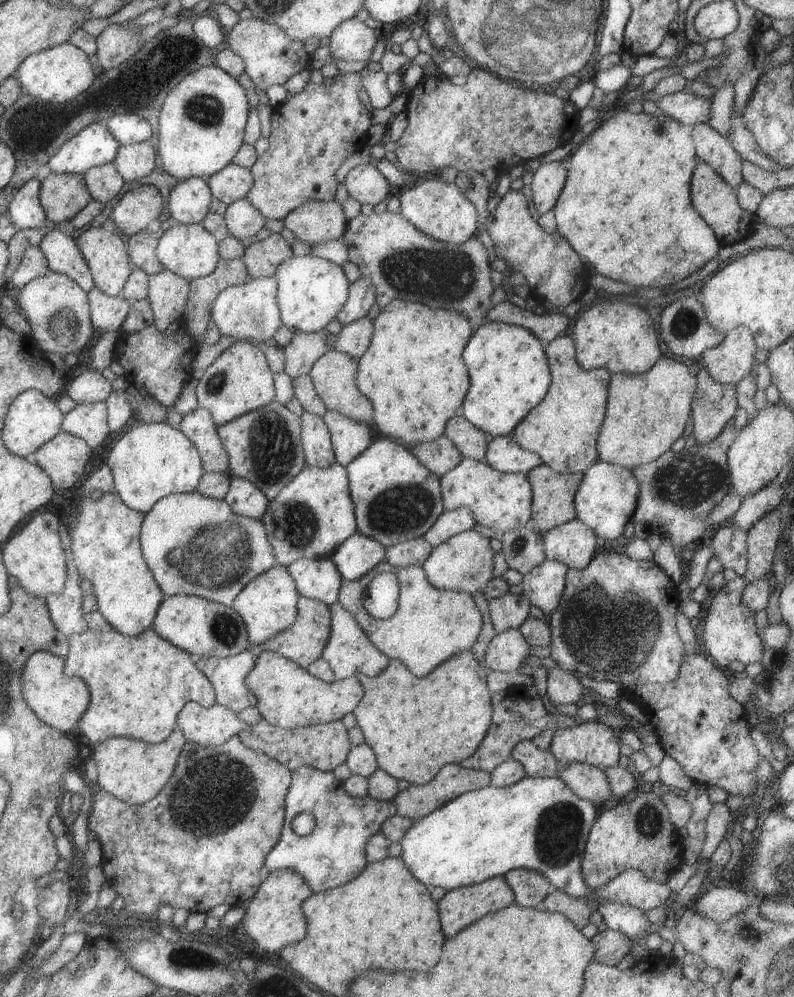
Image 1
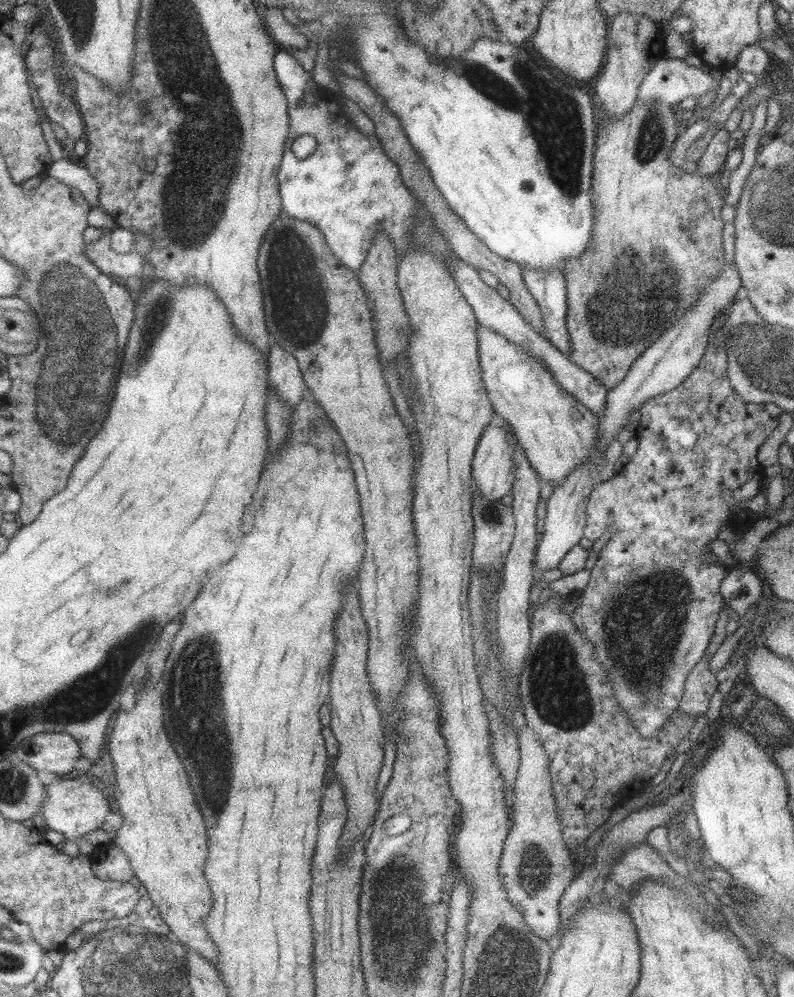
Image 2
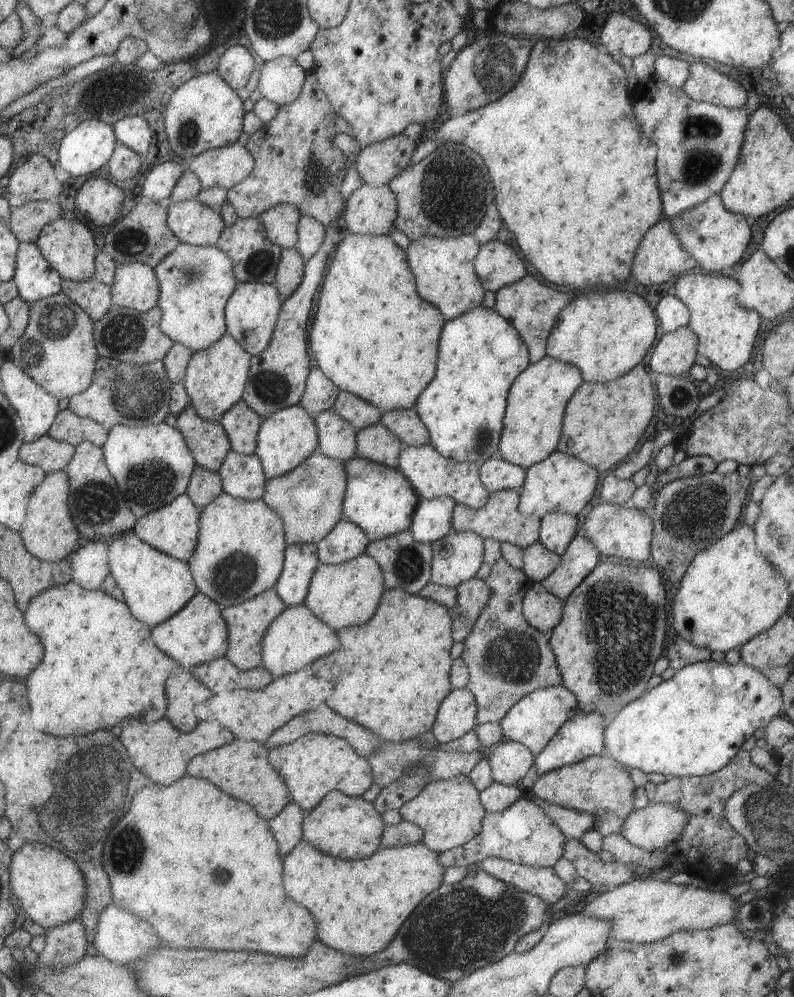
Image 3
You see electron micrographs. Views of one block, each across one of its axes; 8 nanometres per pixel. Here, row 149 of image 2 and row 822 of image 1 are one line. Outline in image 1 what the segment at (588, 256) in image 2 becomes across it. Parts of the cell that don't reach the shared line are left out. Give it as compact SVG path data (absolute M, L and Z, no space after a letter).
M637 790L623 802L603 810L591 825L583 856L581 878L589 890L601 888L627 868L639 870L643 876L666 883L683 864L683 835L669 822L669 814L660 796L651 790Z

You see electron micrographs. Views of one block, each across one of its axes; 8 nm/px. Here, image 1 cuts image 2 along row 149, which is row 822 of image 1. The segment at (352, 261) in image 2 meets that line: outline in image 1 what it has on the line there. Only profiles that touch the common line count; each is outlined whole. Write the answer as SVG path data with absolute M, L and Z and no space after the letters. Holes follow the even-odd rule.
M307 765L291 771L291 782L285 794L283 808L284 821L279 840L265 857L264 872L279 868L297 872L312 893L329 890L355 879L368 864L365 844L369 836L380 830L383 820L396 814L396 806L392 800L378 801L369 795L349 796L332 771L320 771ZM305 810L315 816L315 828L305 836L297 836L293 834L289 822L295 814Z

